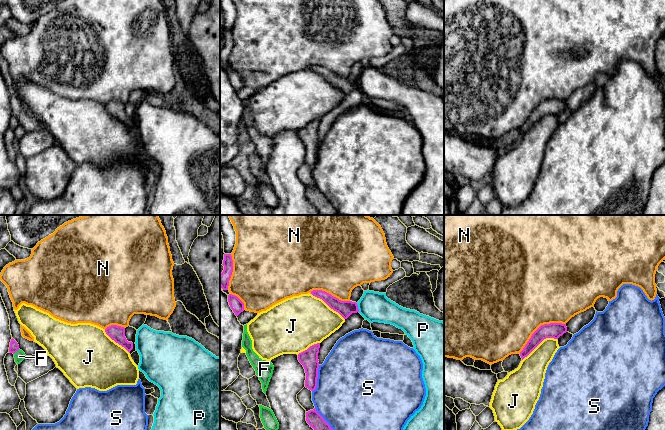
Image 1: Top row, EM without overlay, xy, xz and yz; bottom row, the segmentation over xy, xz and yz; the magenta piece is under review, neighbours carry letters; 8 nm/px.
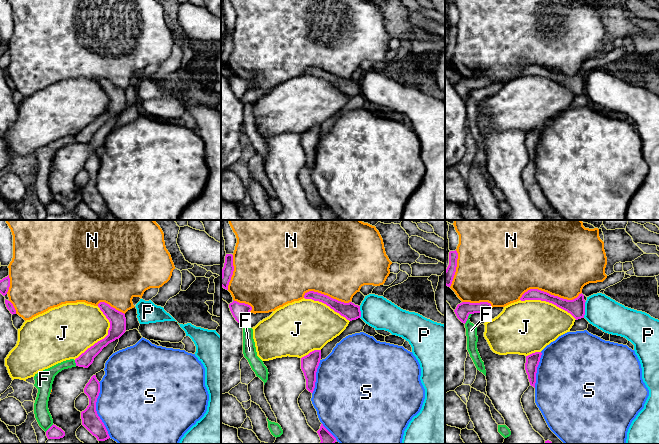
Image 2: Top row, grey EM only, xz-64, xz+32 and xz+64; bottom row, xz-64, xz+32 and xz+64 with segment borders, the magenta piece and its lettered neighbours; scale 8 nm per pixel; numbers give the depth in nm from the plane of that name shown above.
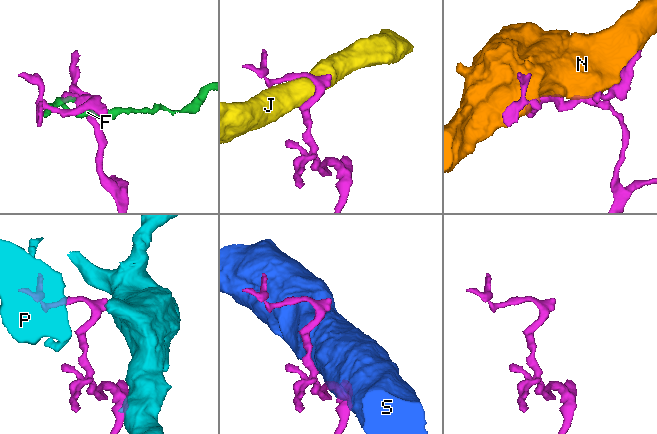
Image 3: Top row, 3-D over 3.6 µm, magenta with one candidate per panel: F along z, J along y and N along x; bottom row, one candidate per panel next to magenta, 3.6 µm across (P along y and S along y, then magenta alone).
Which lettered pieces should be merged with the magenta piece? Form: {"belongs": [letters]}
{"belongs": []}

